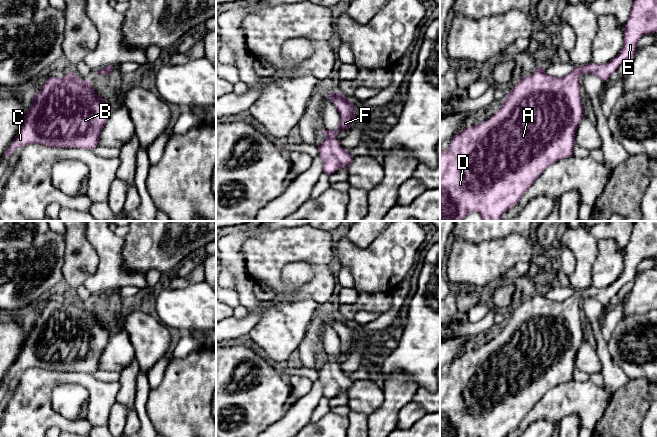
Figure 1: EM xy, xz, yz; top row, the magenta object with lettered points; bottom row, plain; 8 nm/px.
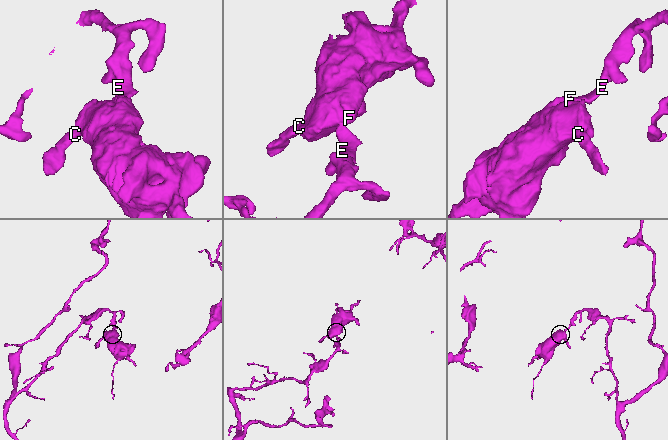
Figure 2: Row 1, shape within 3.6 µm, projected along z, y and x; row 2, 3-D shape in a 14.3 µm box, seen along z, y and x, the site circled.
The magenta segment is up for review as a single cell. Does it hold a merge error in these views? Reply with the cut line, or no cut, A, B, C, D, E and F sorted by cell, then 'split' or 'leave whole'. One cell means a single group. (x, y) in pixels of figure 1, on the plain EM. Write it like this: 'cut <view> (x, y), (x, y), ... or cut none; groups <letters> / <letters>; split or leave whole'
cut none; groups A B C D E F; leave whole

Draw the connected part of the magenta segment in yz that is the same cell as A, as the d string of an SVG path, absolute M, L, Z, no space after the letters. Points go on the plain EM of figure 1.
M635 221L629 243L624 252L623 271L620 274L619 278L612 284L602 289L597 289L593 286L590 286L589 288L581 291L575 290L571 297L561 302L547 299L544 295L544 292L538 290L533 298L522 302L511 315L507 316L507 320L503 324L502 330L497 336L495 336L486 345L483 345L479 348L474 348L473 350L464 352L463 354L458 356L453 362L451 362L449 373L440 375L440 437L506 437L512 431L517 429L524 417L551 388L561 383L573 380L573 372L575 370L575 357L584 339L584 332L580 320L581 300L584 298L593 298L600 302L602 305L607 304L625 284L632 281L636 277L636 271L639 263L646 258L655 256L657 256L657 221Z

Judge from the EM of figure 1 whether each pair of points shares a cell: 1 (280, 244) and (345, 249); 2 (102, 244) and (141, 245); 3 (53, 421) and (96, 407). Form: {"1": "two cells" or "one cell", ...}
{"1": "two cells", "2": "two cells", "3": "one cell"}

